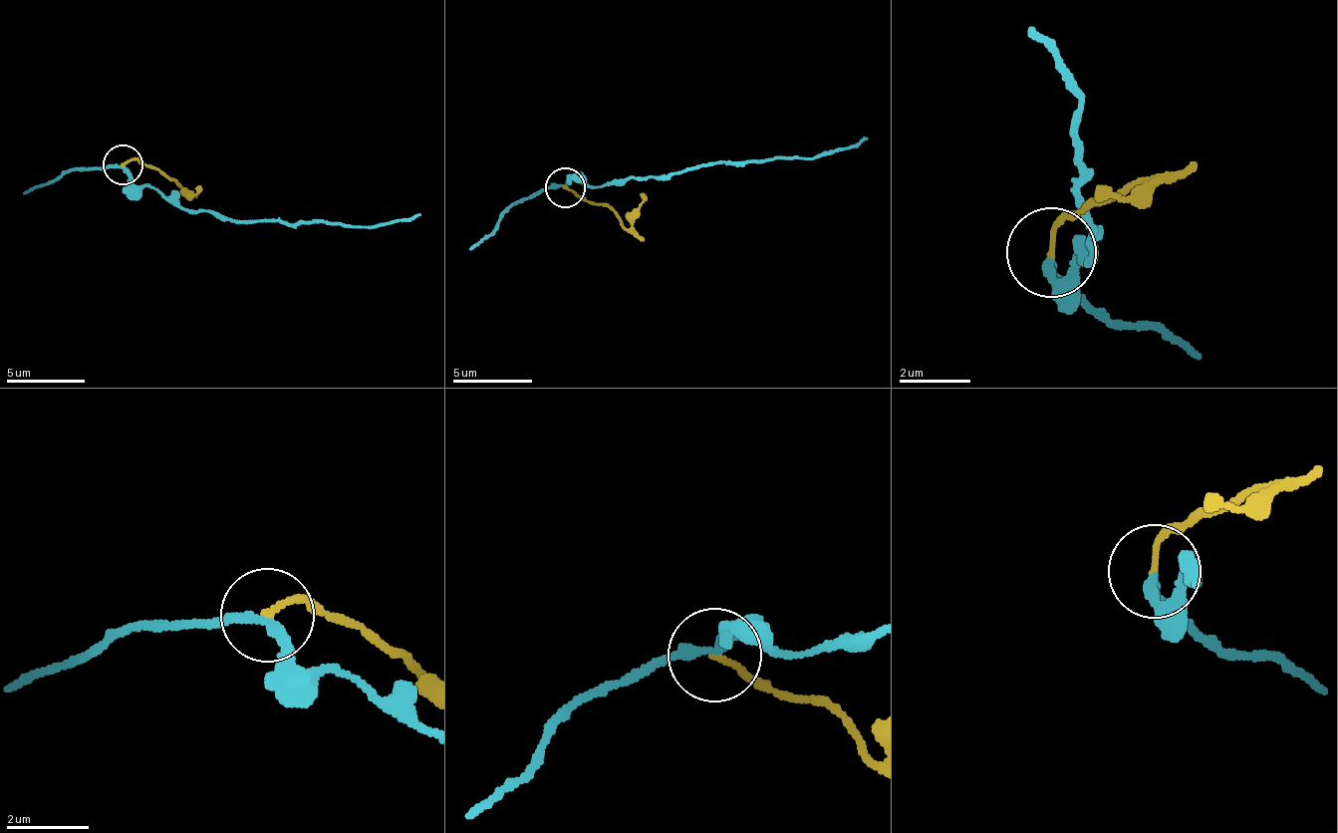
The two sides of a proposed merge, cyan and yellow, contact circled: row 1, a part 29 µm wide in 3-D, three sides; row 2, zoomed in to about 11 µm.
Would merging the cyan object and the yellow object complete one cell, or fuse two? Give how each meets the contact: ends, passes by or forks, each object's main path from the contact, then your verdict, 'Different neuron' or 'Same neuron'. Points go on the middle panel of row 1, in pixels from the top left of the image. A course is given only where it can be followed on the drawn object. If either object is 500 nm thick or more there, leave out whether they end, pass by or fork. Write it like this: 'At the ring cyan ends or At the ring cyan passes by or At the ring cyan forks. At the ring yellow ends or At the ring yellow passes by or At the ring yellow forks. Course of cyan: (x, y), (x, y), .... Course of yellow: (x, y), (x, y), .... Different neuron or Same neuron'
At the ring cyan passes by. At the ring yellow ends. Course of cyan: (564, 184), (601, 188), (635, 177), (667, 178), (715, 162), (815, 160), (855, 146), (866, 138). Course of yellow: (564, 186), (595, 202), (627, 227), (648, 195). Different neuron

